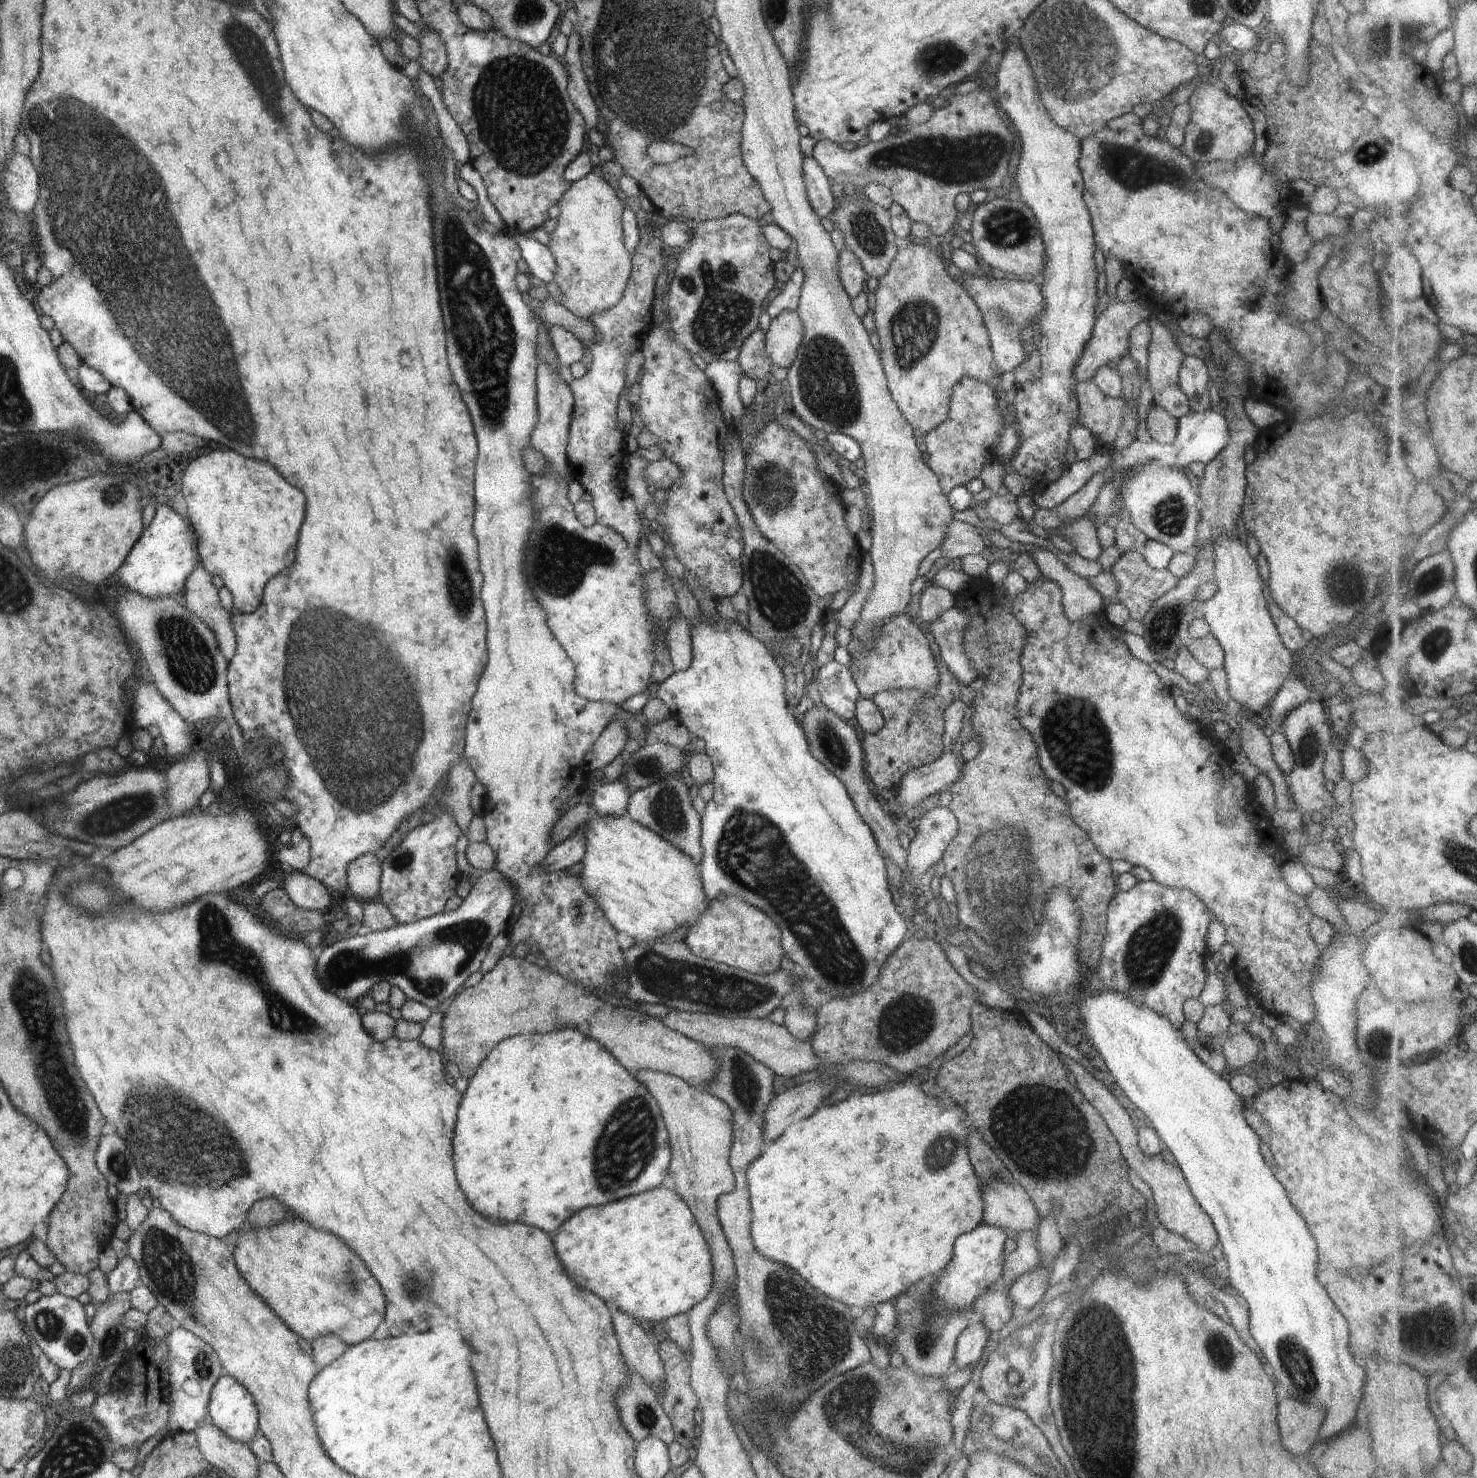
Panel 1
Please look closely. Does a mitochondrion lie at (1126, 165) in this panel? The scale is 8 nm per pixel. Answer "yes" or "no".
yes

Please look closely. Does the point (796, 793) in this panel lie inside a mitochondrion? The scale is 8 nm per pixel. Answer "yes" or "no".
no

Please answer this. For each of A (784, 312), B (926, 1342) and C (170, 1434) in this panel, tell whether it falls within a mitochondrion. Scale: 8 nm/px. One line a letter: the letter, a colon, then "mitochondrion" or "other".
A: other
B: mitochondrion
C: other

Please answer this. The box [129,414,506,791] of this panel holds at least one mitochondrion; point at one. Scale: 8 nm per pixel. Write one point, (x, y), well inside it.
(190, 664)

